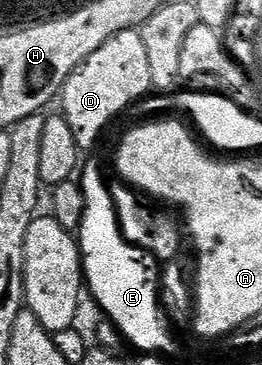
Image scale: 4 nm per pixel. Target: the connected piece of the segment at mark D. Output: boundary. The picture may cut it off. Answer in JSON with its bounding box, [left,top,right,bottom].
[61,28,151,150]

